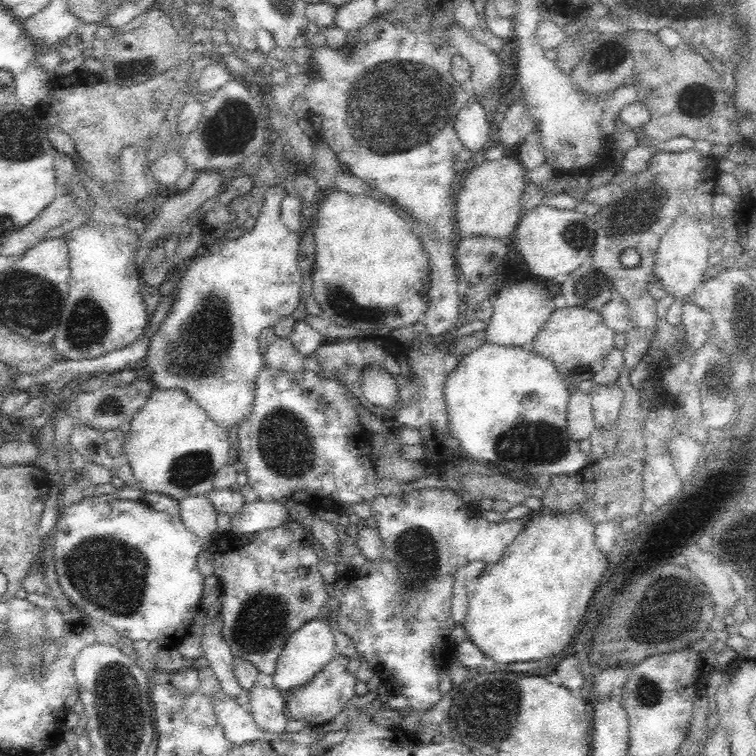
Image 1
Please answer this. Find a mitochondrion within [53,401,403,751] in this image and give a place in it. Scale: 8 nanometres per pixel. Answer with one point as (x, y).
(98, 566)

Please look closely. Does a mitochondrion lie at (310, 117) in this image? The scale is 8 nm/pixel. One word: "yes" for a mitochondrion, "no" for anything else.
no

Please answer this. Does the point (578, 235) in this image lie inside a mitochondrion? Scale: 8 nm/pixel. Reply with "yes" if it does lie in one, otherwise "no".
yes

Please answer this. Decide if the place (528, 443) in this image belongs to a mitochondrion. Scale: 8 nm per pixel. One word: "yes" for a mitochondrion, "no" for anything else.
yes

